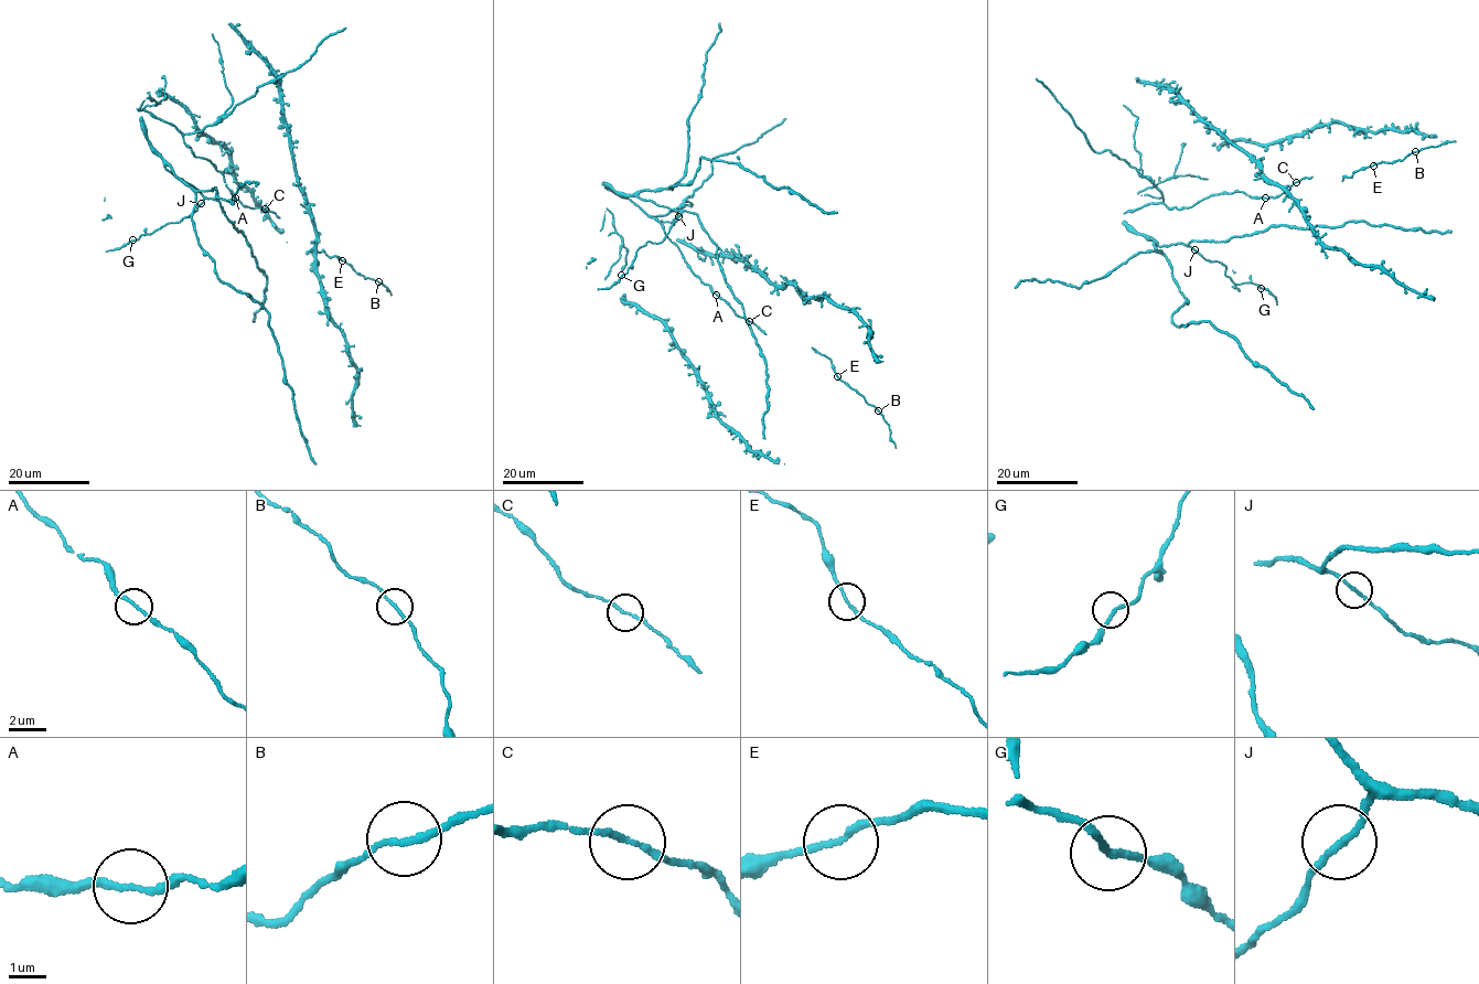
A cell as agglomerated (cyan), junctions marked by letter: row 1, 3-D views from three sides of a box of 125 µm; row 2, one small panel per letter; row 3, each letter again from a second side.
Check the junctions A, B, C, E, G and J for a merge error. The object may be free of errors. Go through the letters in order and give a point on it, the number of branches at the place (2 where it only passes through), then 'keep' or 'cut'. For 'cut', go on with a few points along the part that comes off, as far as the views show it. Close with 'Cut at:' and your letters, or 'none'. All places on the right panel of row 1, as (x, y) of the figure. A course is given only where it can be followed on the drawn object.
A: at (1265, 198); 2 branches meet; keep
B: at (1415, 151); 2 branches meet; keep
C: at (1296, 182); 2 branches meet; keep
E: at (1373, 166); 2 branches meet; keep
G: at (1261, 288); 2 branches meet; keep
J: at (1195, 249); 2 branches meet; keep
Cut at: none

